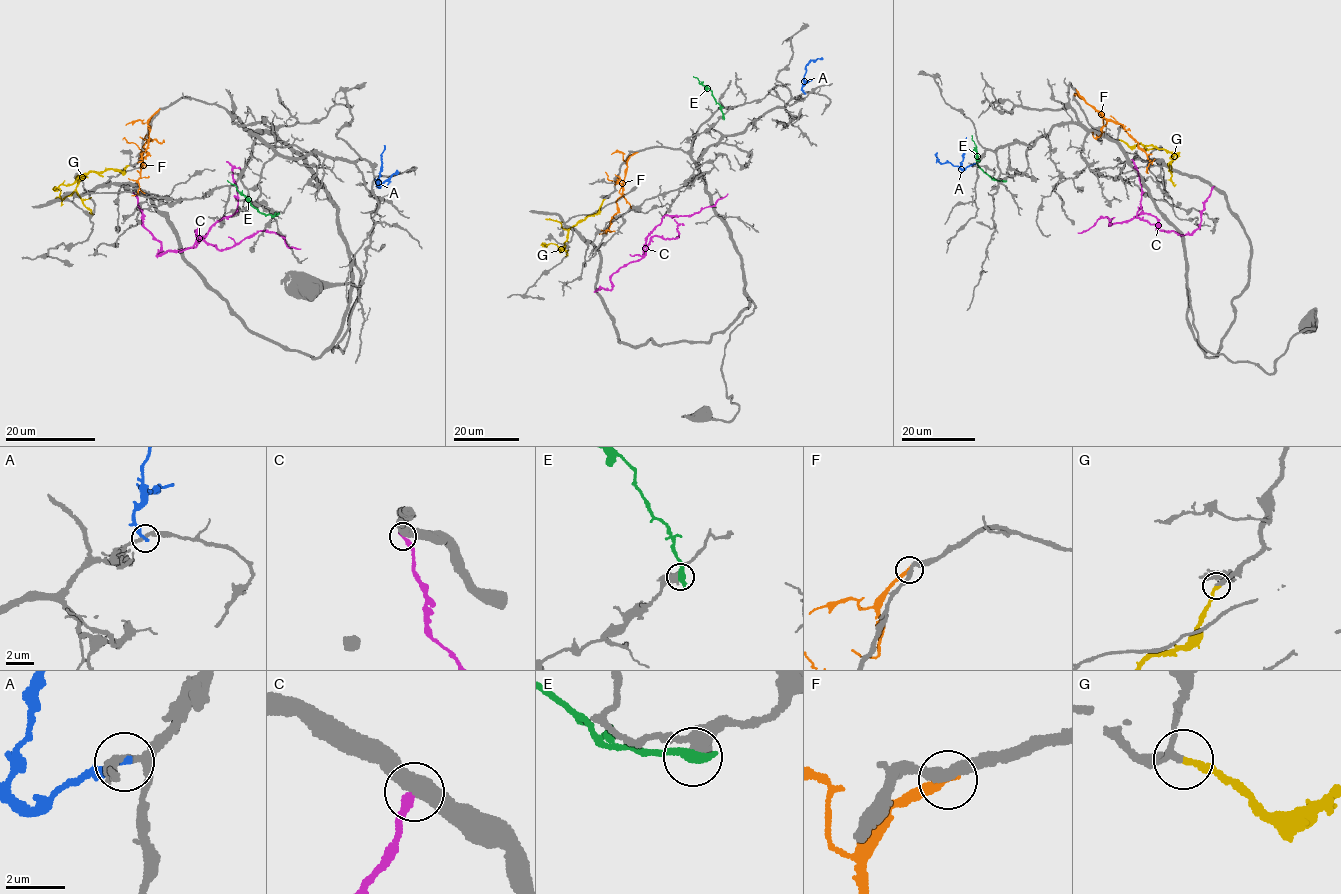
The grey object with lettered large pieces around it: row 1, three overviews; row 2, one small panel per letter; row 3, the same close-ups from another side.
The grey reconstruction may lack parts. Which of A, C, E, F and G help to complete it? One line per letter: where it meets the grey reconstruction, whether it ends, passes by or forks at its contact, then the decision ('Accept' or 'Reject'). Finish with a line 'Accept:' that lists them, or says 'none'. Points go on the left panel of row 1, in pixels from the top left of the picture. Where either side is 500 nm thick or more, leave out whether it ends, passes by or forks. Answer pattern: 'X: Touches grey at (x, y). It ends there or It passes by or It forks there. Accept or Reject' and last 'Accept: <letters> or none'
A: Touches grey at (380, 176). It ends there. Reject
C: Touches grey at (134, 194). Reject
E: Touches grey at (277, 214). It ends there. Reject
F: Touches grey at (158, 110). It ends there. Reject
G: Touches grey at (127, 165). It ends there. Accept
Accept: G

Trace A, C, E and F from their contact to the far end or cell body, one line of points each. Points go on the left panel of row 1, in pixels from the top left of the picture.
A: (381, 176), (377, 186), (398, 171)
C: (134, 194), (144, 225), (161, 244), (158, 256), (193, 248), (197, 230), (218, 250), (263, 230), (301, 249)
E: (277, 214), (274, 216), (262, 214), (227, 180)
F: (158, 110), (148, 123), (149, 140), (143, 146), (147, 156), (143, 159), (137, 192), (132, 196)

